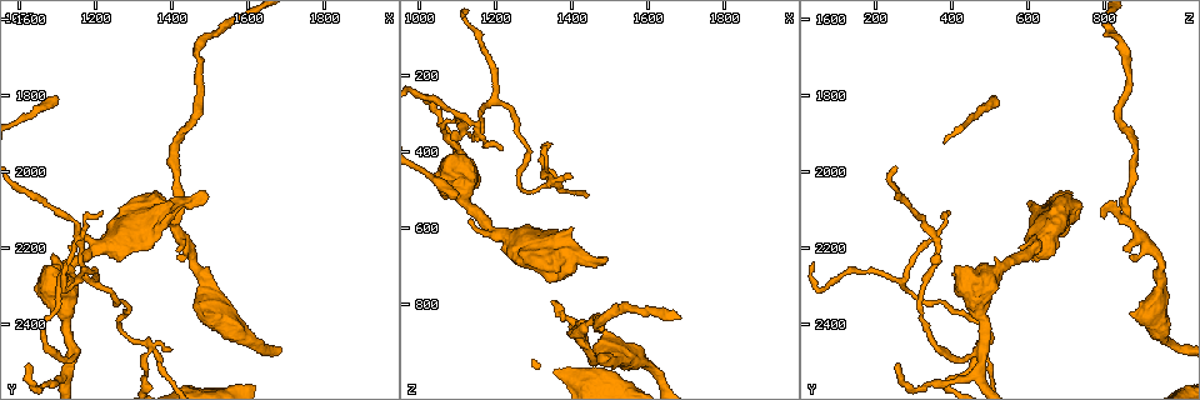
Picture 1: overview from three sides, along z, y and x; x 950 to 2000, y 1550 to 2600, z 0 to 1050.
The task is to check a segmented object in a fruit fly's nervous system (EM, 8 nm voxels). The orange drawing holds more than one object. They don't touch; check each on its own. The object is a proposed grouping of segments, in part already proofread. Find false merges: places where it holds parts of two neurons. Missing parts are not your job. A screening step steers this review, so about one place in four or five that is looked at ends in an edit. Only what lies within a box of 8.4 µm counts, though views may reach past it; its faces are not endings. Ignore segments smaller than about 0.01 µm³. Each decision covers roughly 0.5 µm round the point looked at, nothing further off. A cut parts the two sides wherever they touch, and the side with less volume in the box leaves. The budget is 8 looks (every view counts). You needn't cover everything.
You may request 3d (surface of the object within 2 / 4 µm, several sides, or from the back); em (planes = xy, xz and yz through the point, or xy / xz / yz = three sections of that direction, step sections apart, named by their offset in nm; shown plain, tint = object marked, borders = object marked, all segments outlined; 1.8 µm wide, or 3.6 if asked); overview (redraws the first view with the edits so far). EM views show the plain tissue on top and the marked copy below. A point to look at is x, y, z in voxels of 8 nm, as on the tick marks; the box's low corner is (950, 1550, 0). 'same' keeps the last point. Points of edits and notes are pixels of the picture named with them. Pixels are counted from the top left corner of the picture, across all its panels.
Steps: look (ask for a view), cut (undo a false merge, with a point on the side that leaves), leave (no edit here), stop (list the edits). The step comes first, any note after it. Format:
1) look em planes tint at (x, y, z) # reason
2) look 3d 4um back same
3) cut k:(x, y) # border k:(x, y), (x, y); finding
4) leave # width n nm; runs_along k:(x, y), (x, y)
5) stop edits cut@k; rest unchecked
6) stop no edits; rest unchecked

look em planes tint at (1495, 2295, 950) # sudden change in width

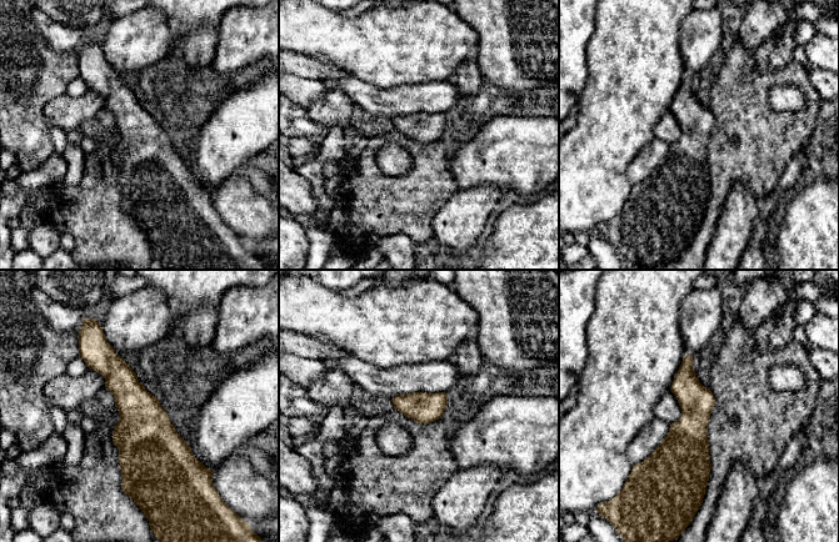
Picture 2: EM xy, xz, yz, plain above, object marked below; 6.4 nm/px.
leave # continuous, no second neuron

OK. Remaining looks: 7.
look 3d 4um back at (1355, 2455, 470) # sharp bend

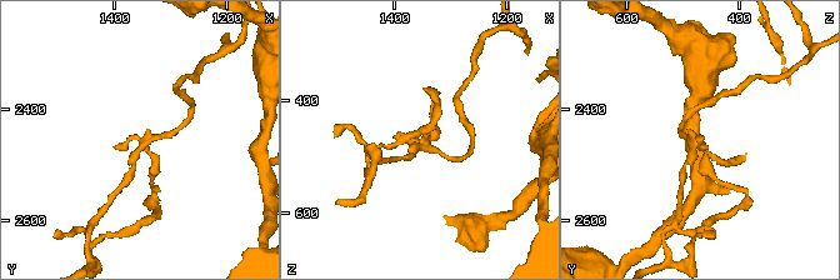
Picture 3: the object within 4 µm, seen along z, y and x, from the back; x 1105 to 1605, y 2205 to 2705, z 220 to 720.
look em planes tint at (1350, 2460, 475) # arms 3

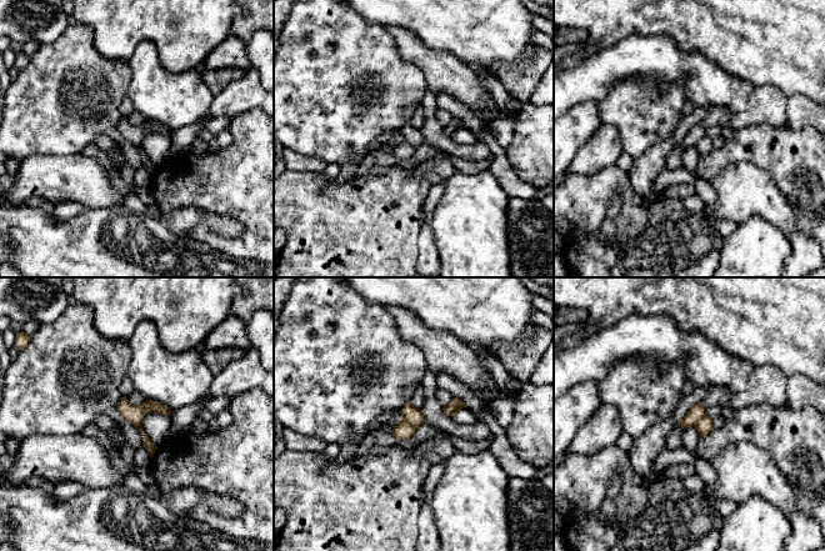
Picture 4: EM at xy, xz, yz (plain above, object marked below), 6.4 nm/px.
leave # width 120 nm; continuous, no second neuron

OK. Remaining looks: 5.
look 3d 4um at (1155, 2185, 350)

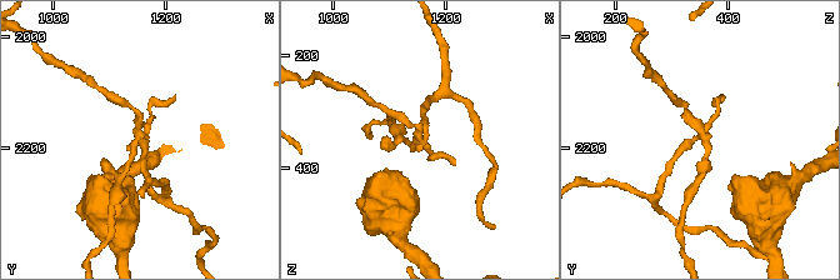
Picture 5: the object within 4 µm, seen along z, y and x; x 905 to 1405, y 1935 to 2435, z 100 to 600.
look em xy step 4 tint at (1155, 2195, 355) # now the EM

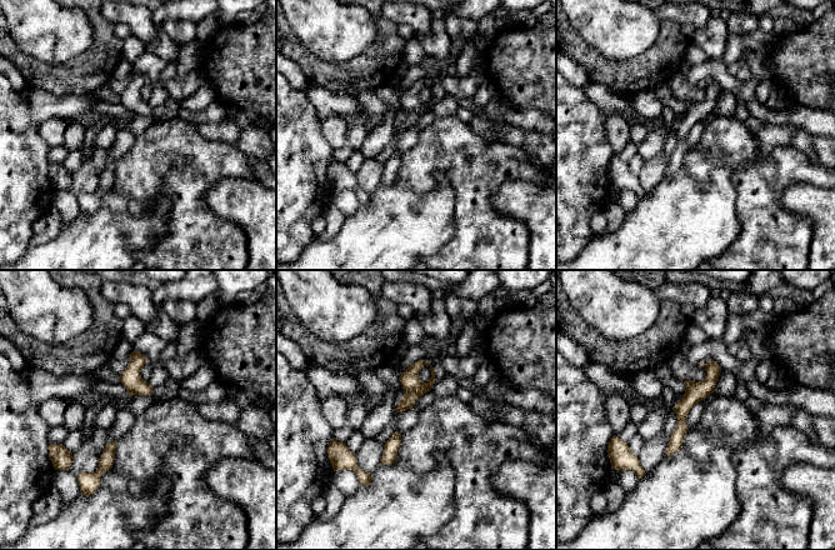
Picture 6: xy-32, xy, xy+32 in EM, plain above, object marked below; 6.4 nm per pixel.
look em planes borders same # cut it another way

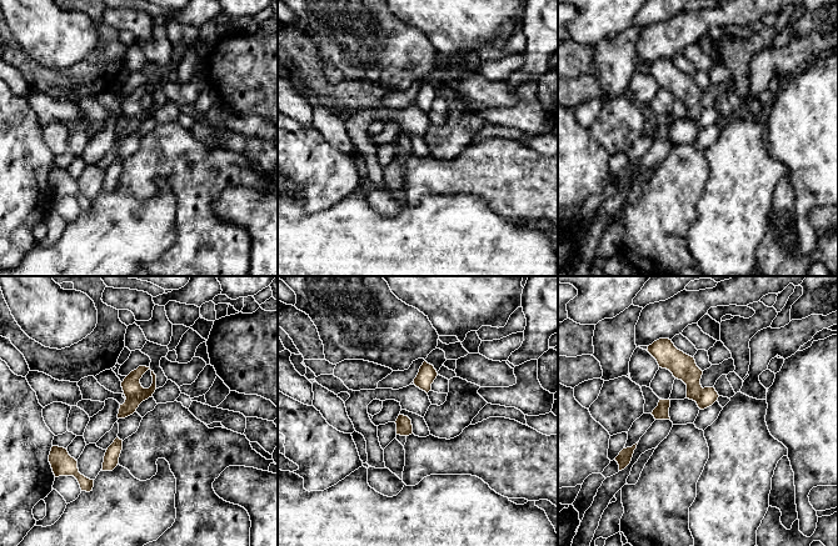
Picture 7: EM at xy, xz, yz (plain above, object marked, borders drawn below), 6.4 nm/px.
cut 7:(131, 386) # border 7:(126, 397), (140, 397), (144, 400); a second neuron is stuck on

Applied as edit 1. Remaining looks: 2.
stop edits cut@7; rest unchecked

